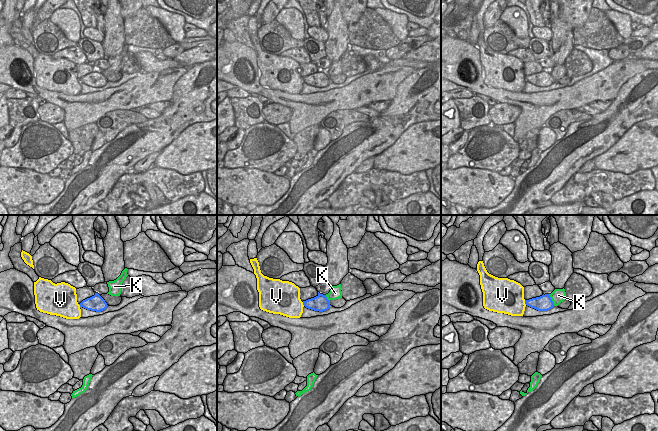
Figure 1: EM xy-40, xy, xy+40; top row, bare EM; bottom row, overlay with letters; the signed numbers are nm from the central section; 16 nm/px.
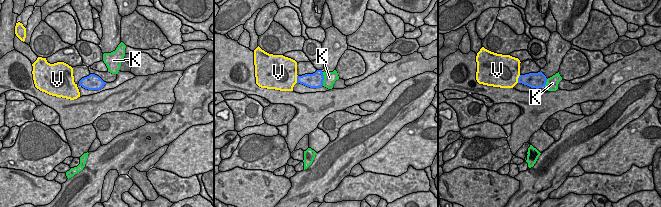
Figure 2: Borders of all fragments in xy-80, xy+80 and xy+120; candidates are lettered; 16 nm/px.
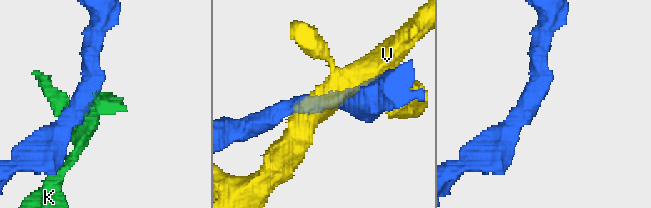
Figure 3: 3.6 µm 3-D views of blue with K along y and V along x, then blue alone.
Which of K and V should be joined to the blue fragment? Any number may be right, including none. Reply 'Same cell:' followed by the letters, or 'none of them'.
Same cell: none of them

